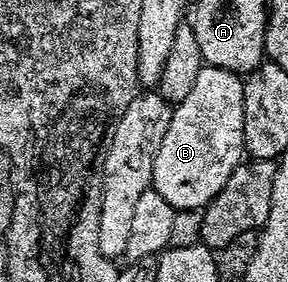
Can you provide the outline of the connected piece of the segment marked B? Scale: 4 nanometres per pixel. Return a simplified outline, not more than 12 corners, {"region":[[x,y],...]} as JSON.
{"region":[[205,64],[151,184],[202,211],[244,161],[243,83]]}

